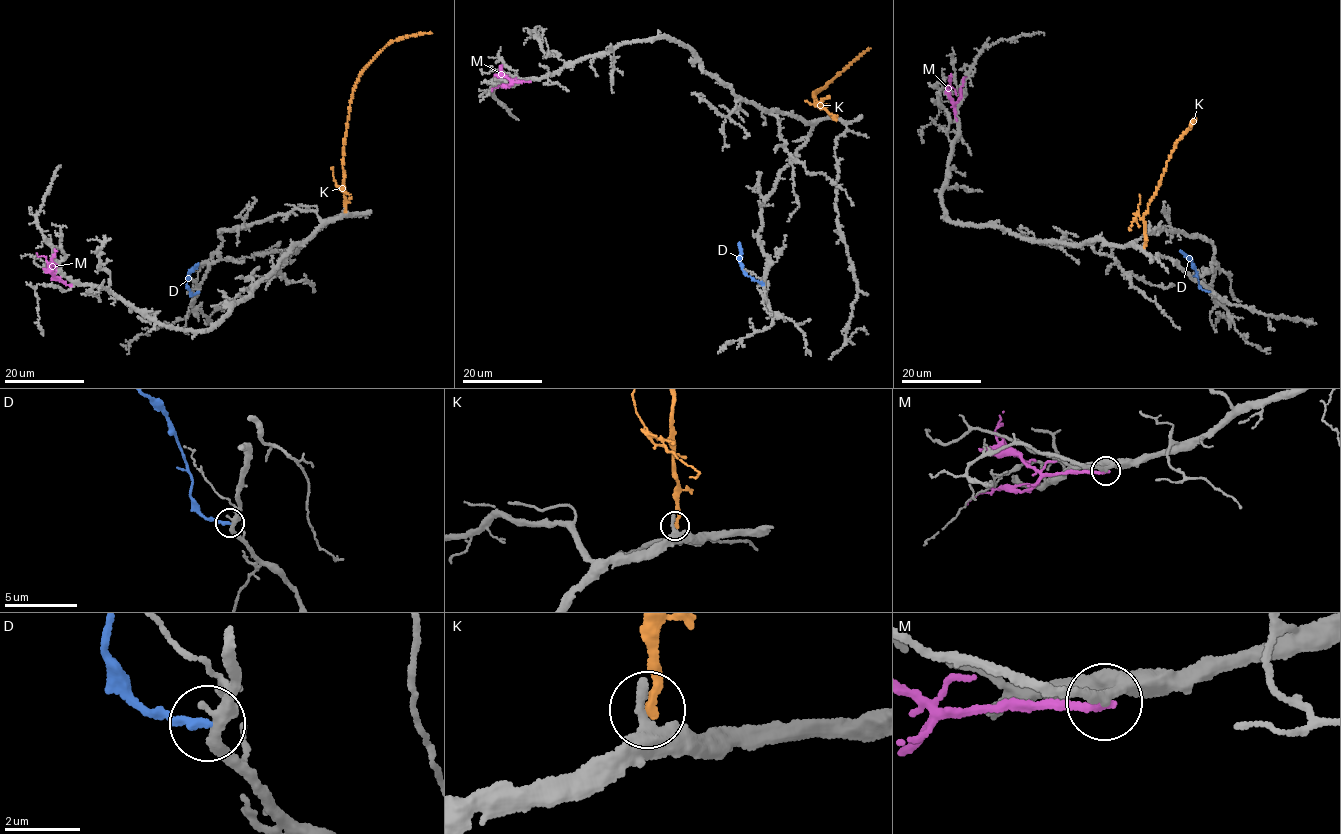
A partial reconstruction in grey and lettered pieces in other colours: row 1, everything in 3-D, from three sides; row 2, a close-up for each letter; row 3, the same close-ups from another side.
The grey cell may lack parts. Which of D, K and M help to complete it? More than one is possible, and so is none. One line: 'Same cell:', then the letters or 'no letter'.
Same cell: no letter

